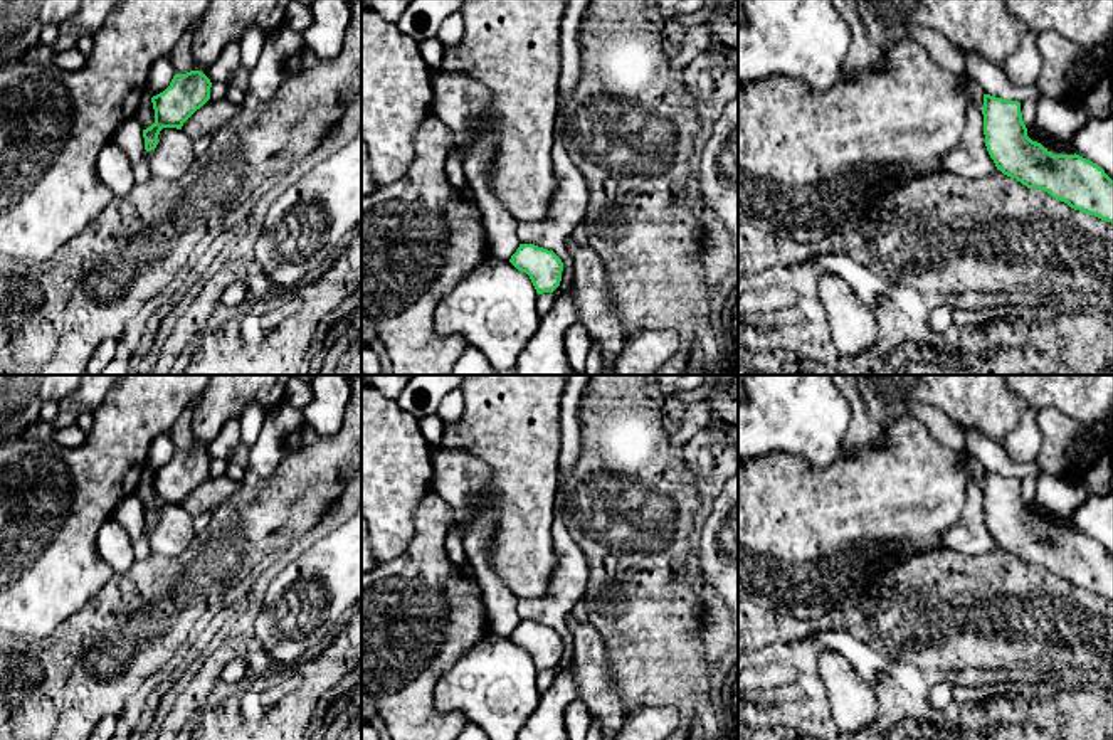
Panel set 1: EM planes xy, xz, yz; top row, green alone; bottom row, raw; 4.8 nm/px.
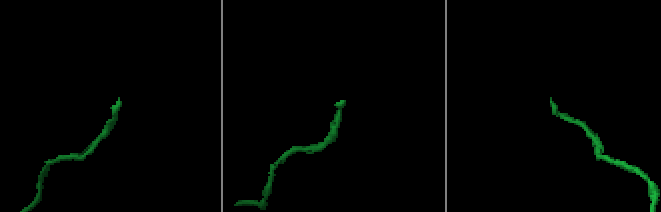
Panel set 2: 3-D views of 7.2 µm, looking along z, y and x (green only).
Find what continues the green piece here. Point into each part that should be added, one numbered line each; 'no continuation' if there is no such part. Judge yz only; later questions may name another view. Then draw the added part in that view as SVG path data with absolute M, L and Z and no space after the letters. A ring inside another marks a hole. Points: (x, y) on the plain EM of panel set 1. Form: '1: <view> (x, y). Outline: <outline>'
1: yz (974, 468). Outline: M967 451L965 452L965 466L967 466L967 474L968 478L975 479L977 484L982 488L984 486L984 468L982 464Z

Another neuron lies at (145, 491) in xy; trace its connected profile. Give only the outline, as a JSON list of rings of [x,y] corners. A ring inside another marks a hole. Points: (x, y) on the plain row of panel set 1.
[[[150,473],[143,476],[135,494],[140,498],[143,506],[150,505],[155,500],[155,486]]]

